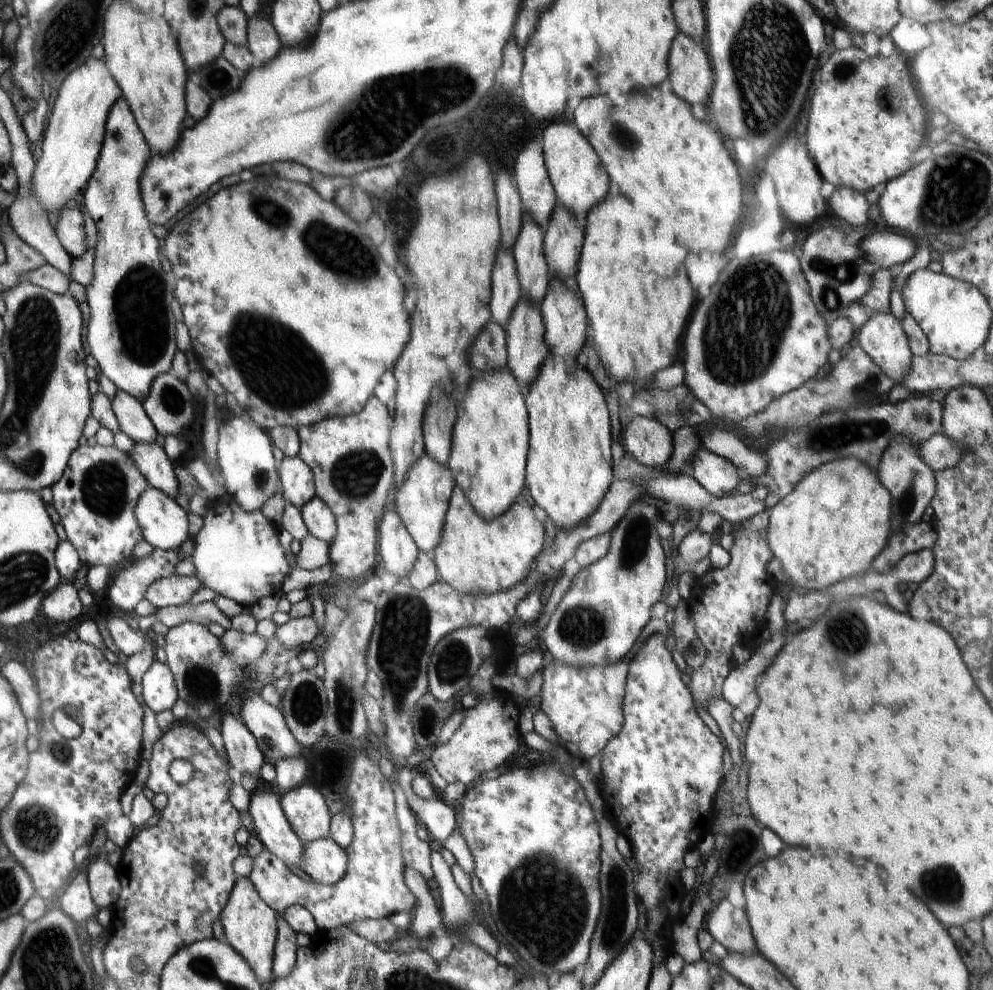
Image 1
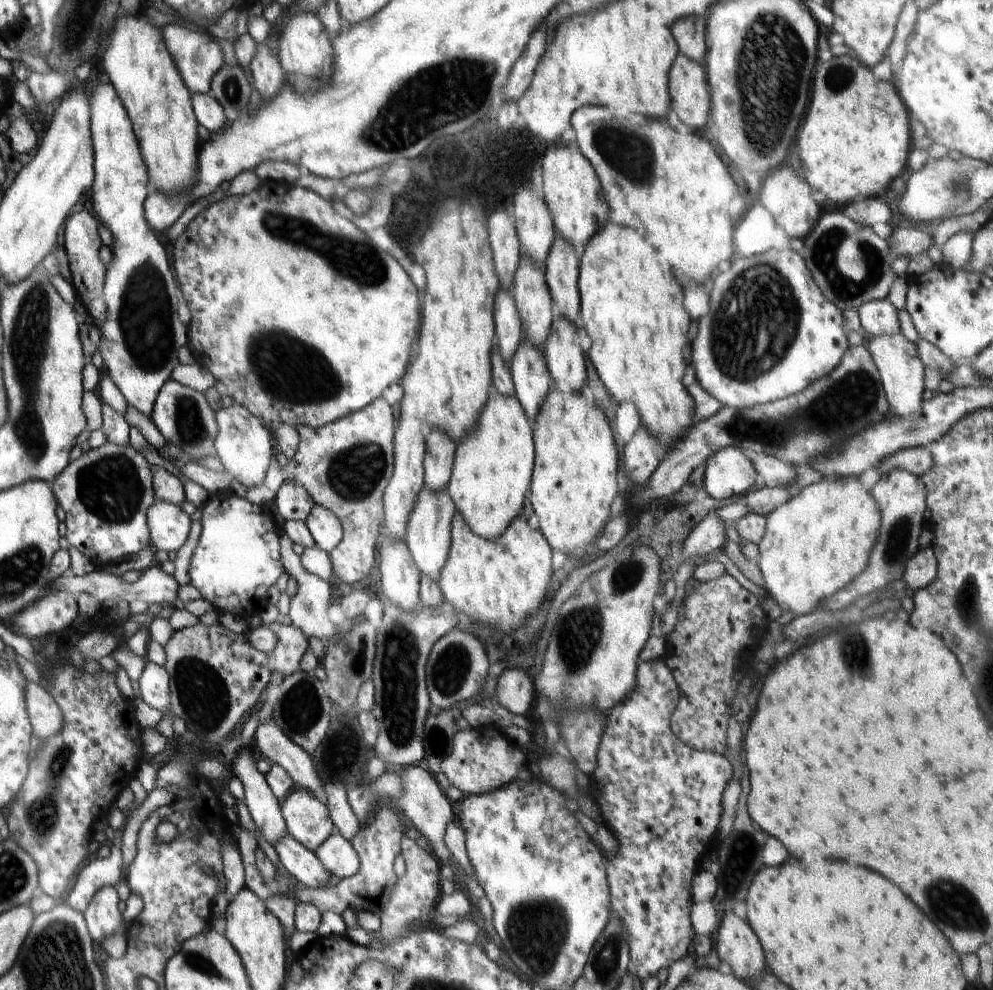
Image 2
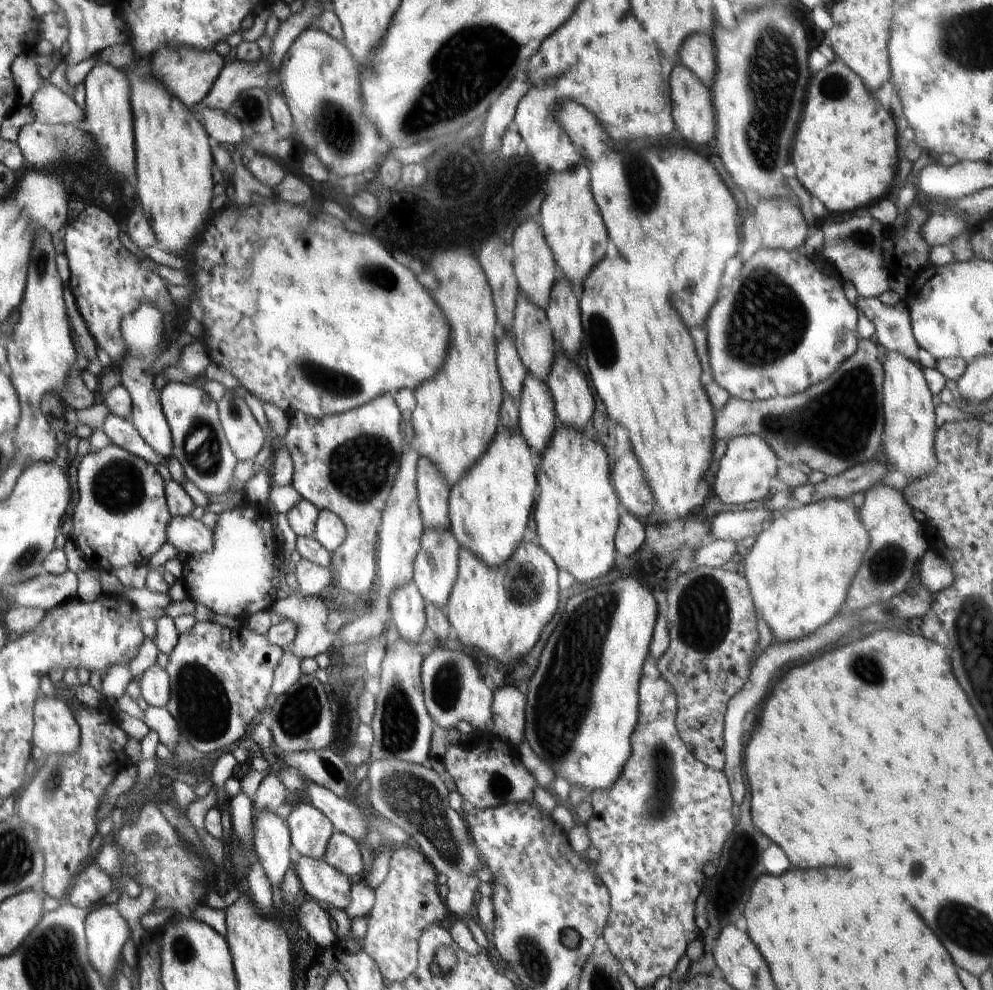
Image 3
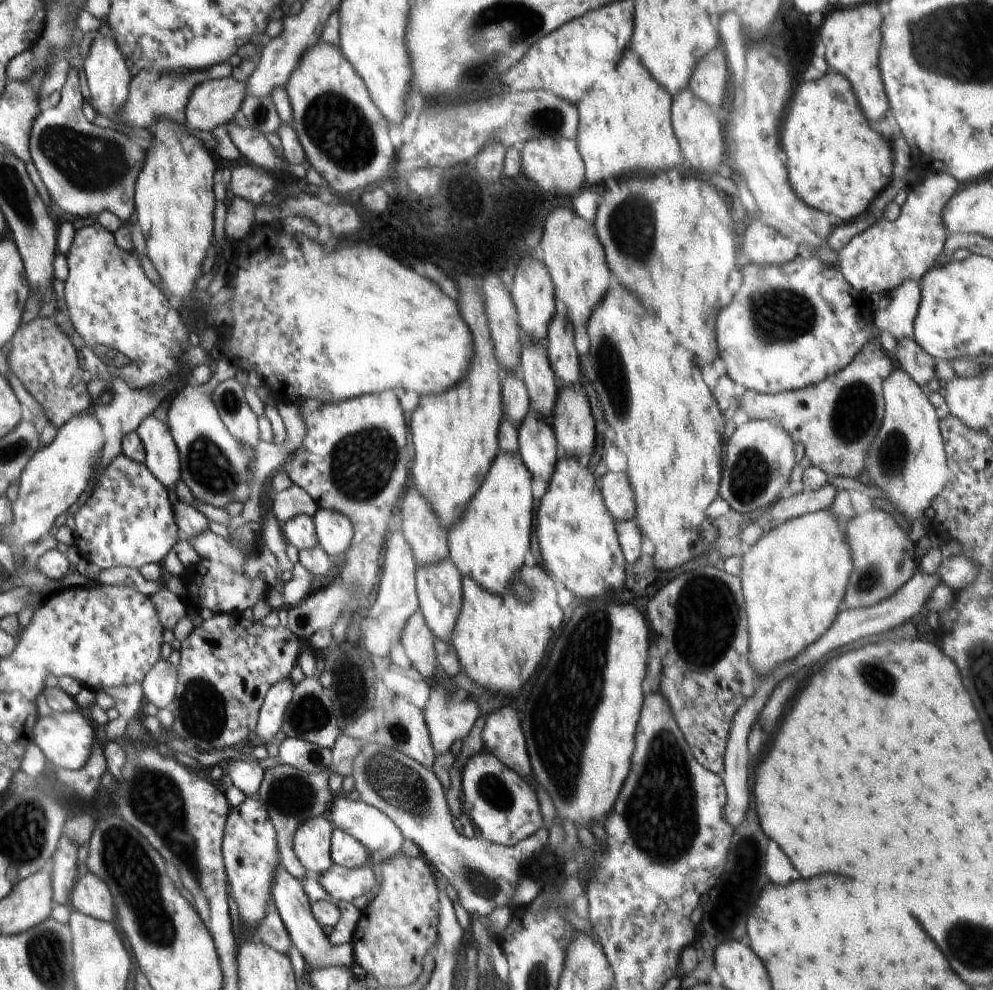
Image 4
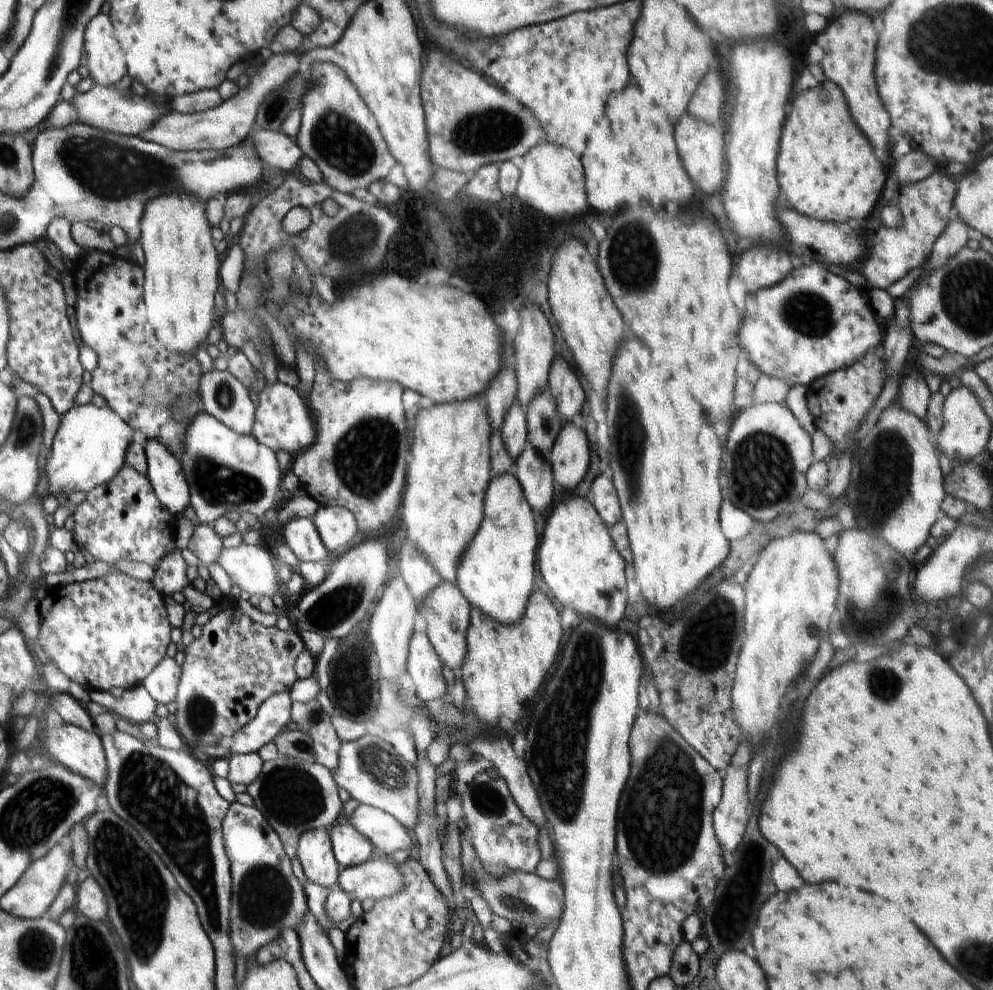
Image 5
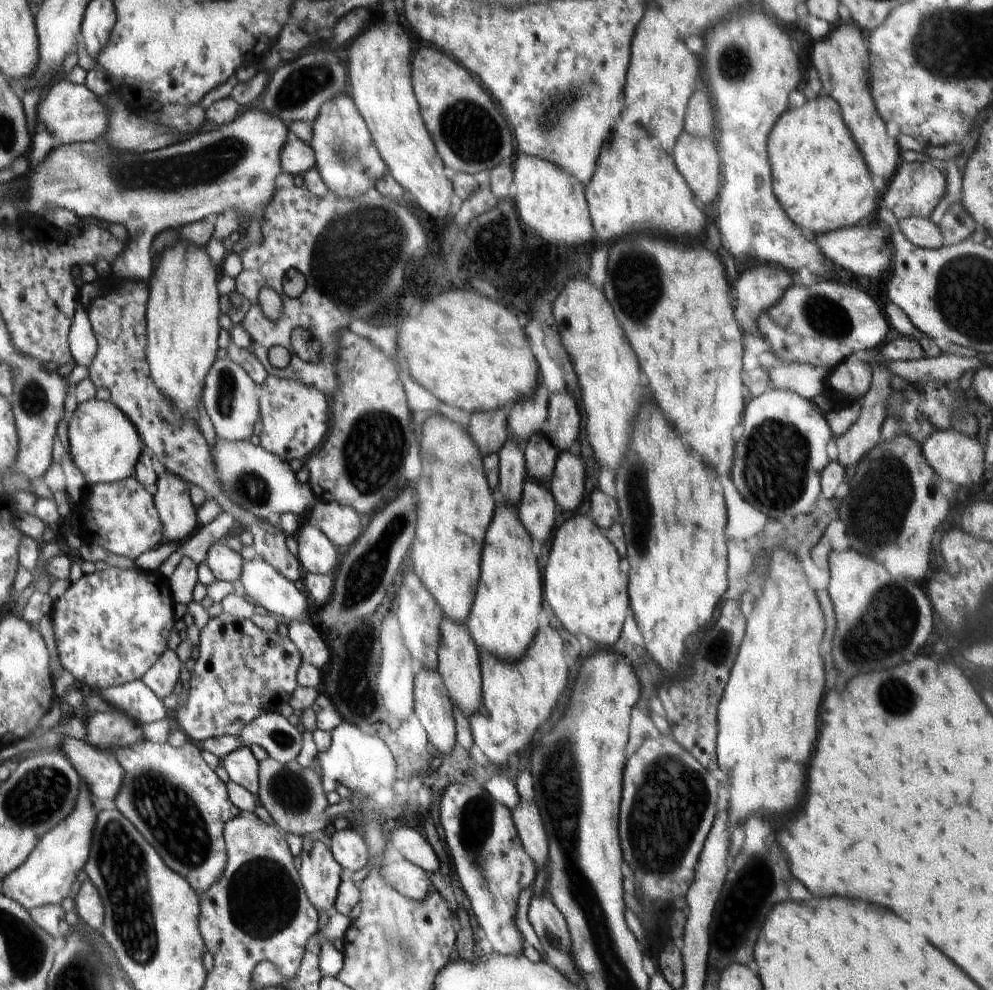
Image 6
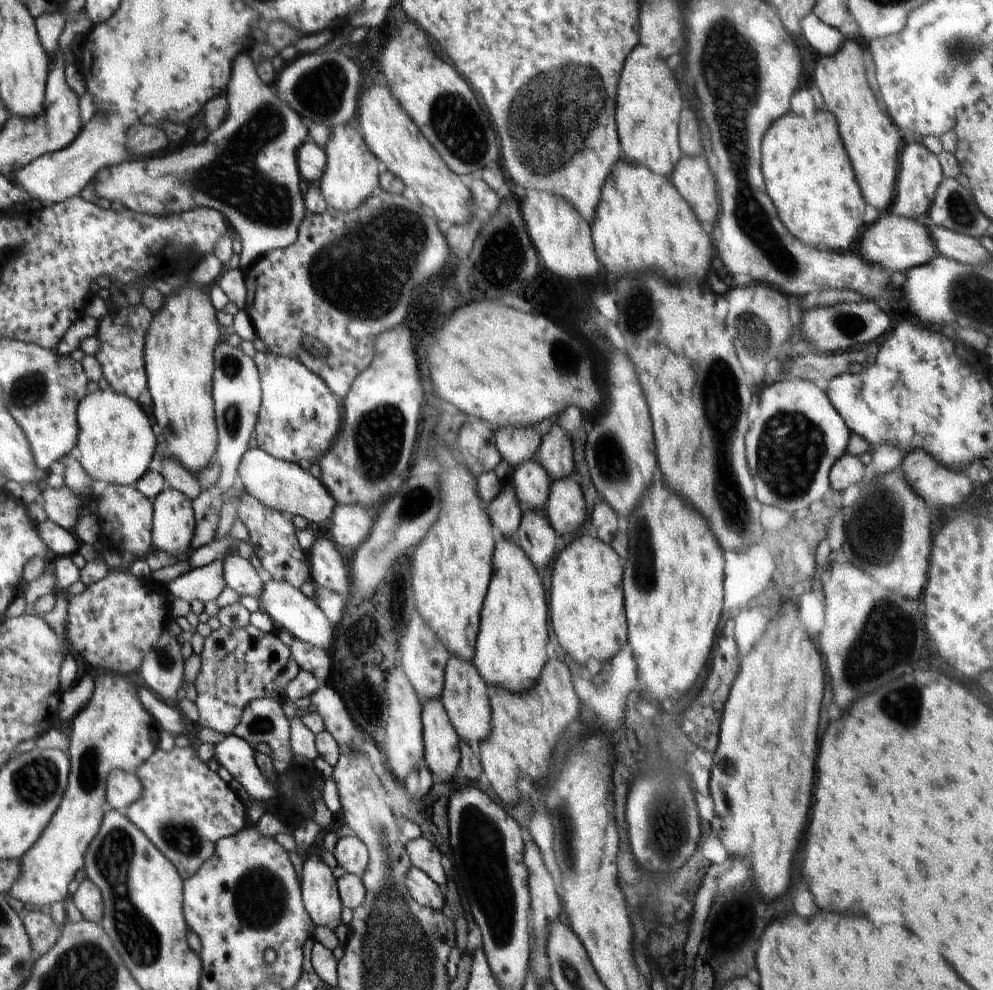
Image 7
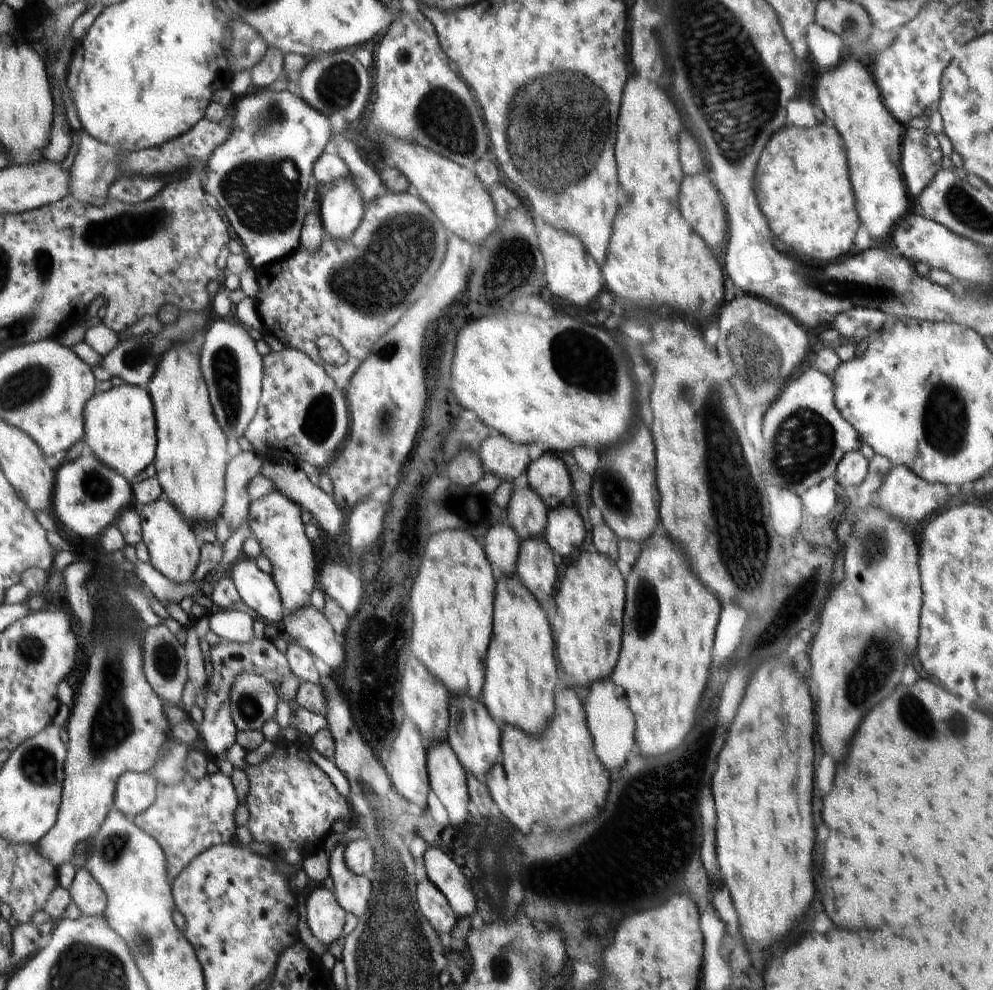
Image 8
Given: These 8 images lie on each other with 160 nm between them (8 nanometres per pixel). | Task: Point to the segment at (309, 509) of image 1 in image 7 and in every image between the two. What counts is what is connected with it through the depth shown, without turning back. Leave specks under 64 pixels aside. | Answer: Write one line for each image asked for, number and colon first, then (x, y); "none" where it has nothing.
2: (324, 526)
3: (330, 531)
4: (334, 531)
5: (337, 527)
6: (341, 523)
7: (350, 525)

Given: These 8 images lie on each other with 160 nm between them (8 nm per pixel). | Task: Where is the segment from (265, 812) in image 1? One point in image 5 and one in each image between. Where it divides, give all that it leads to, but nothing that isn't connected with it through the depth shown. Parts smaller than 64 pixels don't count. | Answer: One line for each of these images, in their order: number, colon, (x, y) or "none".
2: (295, 859)
3: (323, 882)
4: (343, 884)
5: (379, 877)

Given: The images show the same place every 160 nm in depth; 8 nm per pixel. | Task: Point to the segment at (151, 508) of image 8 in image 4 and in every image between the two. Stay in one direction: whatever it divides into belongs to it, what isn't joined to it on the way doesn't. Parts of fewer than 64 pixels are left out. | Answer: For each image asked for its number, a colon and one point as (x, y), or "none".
4: (162, 456)
5: (165, 470)
6: (172, 500)
7: (174, 516)

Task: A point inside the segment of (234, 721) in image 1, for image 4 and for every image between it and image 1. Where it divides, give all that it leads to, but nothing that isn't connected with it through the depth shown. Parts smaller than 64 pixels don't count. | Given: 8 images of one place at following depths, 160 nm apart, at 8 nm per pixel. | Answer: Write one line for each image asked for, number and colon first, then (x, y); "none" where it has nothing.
2: (265, 809)
3: (271, 839)
4: (294, 907)

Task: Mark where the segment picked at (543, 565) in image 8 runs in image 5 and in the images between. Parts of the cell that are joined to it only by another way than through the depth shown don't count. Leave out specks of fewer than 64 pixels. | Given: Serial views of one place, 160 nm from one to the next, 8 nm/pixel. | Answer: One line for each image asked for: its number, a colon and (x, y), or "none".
5: (535, 475)
6: (537, 510)
7: (535, 535)

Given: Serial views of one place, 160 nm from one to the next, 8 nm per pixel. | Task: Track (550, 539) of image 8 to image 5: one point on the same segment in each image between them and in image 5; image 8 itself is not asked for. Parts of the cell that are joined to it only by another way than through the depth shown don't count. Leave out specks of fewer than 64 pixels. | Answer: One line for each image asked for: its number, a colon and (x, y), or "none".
5: (569, 457)
6: (567, 485)
7: (565, 507)

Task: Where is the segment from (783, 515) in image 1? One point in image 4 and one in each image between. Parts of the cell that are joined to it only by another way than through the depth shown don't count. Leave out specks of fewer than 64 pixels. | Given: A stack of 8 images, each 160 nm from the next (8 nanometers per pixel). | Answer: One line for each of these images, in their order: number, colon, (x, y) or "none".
2: (817, 542)
3: (799, 569)
4: (794, 578)

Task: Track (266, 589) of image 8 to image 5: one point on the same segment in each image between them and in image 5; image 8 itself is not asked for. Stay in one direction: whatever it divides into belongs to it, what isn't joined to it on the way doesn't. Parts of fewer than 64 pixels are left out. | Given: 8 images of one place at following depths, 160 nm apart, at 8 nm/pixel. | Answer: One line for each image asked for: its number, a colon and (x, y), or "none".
5: (205, 543)
6: (226, 565)
7: (239, 574)

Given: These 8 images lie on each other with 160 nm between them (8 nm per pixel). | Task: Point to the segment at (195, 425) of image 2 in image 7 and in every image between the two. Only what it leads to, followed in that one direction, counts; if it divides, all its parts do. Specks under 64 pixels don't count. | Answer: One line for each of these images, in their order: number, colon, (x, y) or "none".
3: (200, 444)
4: (216, 467)
5: (227, 471)
6: (258, 481)
7: (283, 486)

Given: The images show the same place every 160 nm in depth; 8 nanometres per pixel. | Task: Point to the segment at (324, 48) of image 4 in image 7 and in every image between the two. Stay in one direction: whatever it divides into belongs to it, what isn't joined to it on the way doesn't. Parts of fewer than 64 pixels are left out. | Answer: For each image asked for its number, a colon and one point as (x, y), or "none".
5: (340, 139)
6: (348, 163)
7: (351, 172)

